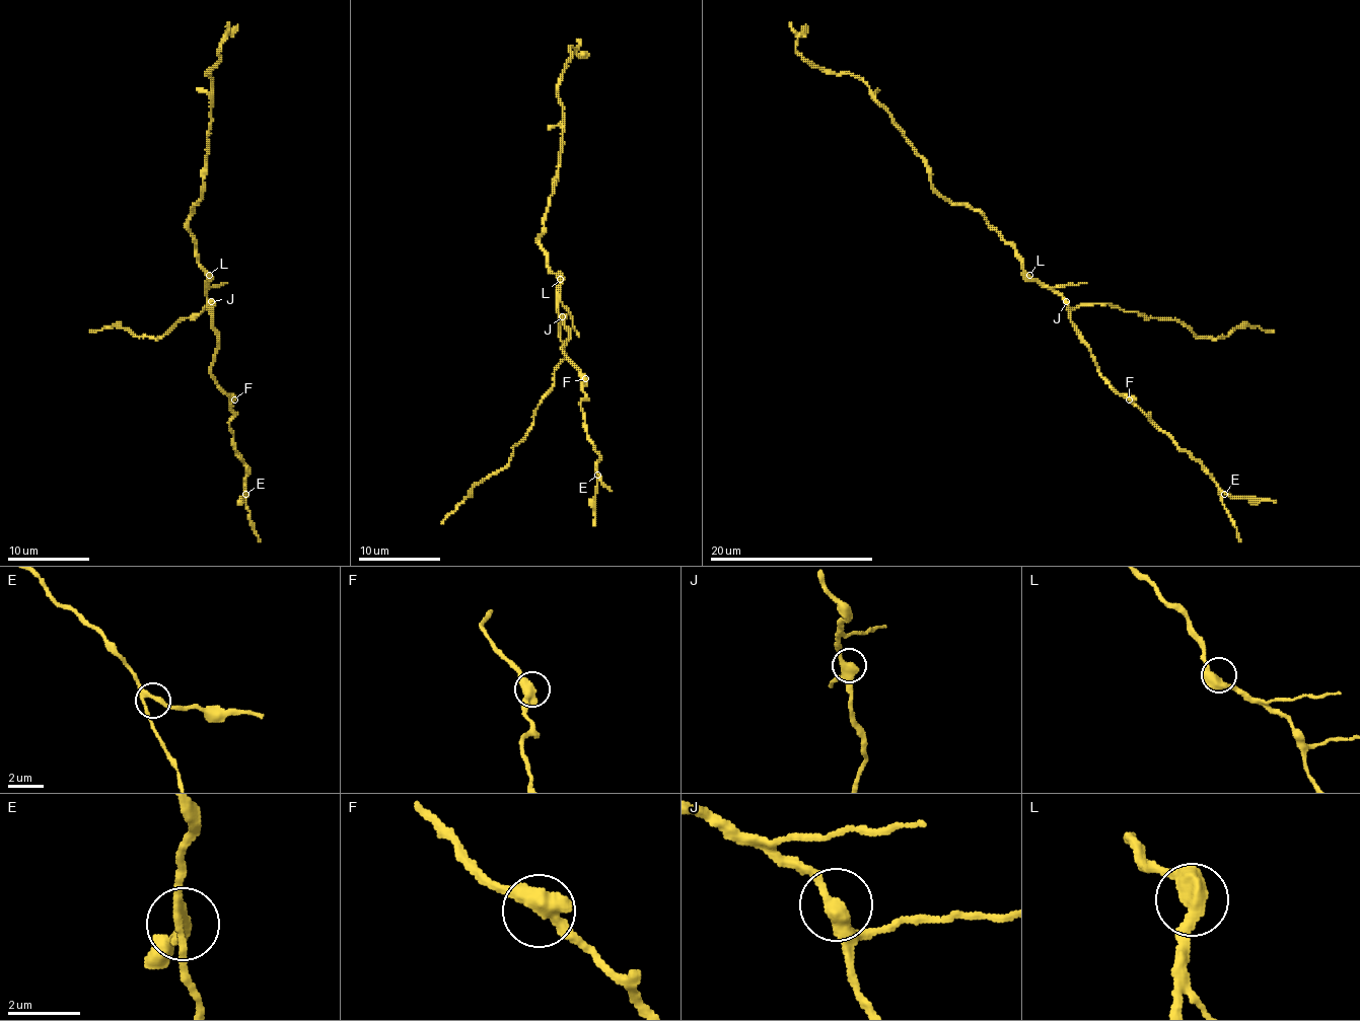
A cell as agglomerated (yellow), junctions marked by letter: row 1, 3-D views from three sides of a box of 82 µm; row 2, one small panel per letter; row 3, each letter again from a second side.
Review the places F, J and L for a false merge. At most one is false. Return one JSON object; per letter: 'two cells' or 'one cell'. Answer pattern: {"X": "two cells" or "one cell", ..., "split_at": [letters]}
{"F": "one cell", "J": "one cell", "L": "one cell", "split_at": []}

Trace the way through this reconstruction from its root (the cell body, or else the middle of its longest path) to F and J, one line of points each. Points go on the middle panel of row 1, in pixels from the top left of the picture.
F: (556, 275), (558, 314), (568, 329), (562, 353), (585, 378)
J: (556, 275), (558, 312), (562, 316)

